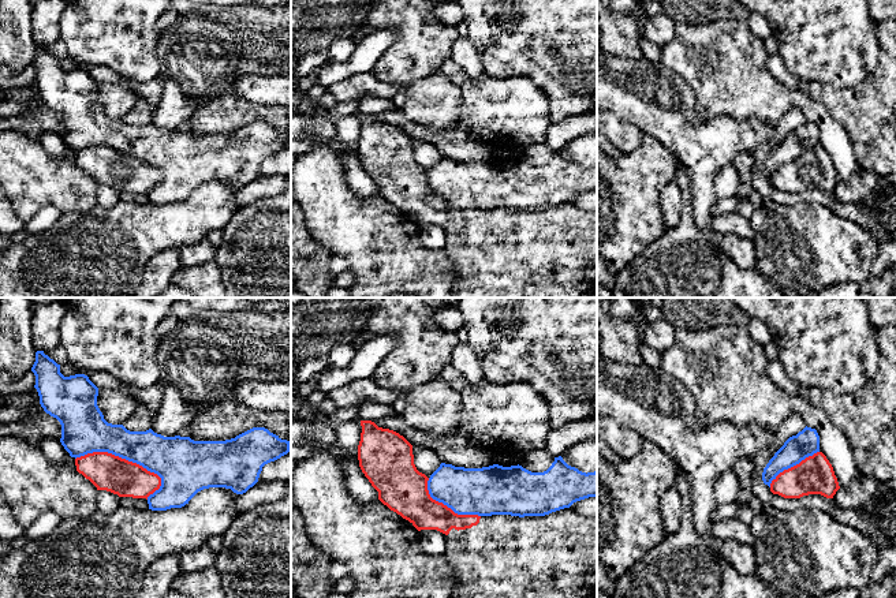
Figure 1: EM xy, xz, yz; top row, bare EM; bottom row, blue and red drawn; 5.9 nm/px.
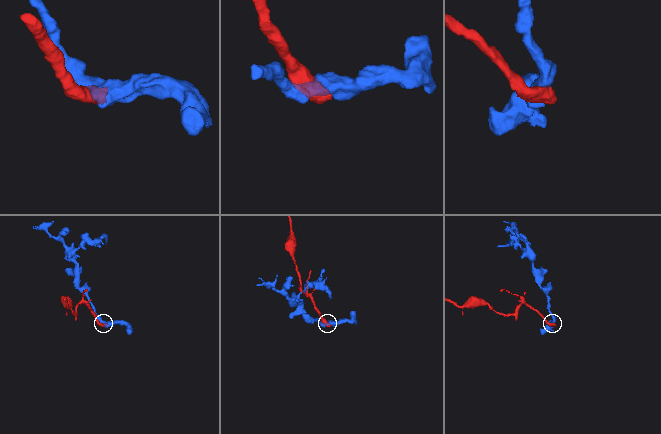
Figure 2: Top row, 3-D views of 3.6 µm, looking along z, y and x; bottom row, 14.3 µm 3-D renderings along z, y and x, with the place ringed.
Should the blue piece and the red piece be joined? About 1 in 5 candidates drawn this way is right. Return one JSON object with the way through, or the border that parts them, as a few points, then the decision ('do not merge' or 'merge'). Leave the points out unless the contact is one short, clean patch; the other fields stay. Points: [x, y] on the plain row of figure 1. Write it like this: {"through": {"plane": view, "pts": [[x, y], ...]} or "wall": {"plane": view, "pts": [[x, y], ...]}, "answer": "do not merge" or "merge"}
{"answer": "do not merge"}

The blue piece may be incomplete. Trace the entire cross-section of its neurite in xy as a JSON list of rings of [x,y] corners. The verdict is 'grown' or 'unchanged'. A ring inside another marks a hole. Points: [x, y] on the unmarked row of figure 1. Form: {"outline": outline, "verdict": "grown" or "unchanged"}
{"outline": [[[36,46],[31,61],[36,70],[34,82],[40,98],[46,108],[61,119],[60,137],[71,152],[93,146],[108,146],[137,157],[161,172],[161,180],[148,191],[149,203],[167,205],[182,202],[201,184],[209,182],[231,183],[236,188],[246,187],[260,172],[262,161],[290,146],[290,135],[281,134],[265,122],[253,122],[225,135],[194,135],[190,131],[164,131],[152,123],[130,126],[123,119],[112,119],[104,113],[97,100],[98,82],[85,68],[64,71],[60,59],[44,48]]], "verdict": "unchanged"}

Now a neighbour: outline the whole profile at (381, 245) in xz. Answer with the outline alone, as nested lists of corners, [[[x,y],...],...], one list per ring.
[[[314,145],[294,165],[294,197],[311,238],[348,262],[355,281],[347,298],[455,298],[456,277],[444,250],[422,246],[419,225],[380,194],[358,197],[348,186],[339,156]]]

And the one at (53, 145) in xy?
[[[46,132],[40,141],[45,152],[52,157],[63,158],[71,153],[59,134]]]

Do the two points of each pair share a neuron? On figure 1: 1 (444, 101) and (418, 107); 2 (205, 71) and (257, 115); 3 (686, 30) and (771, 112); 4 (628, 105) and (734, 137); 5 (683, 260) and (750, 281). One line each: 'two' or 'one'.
1: one
2: two
3: one
4: one
5: one

